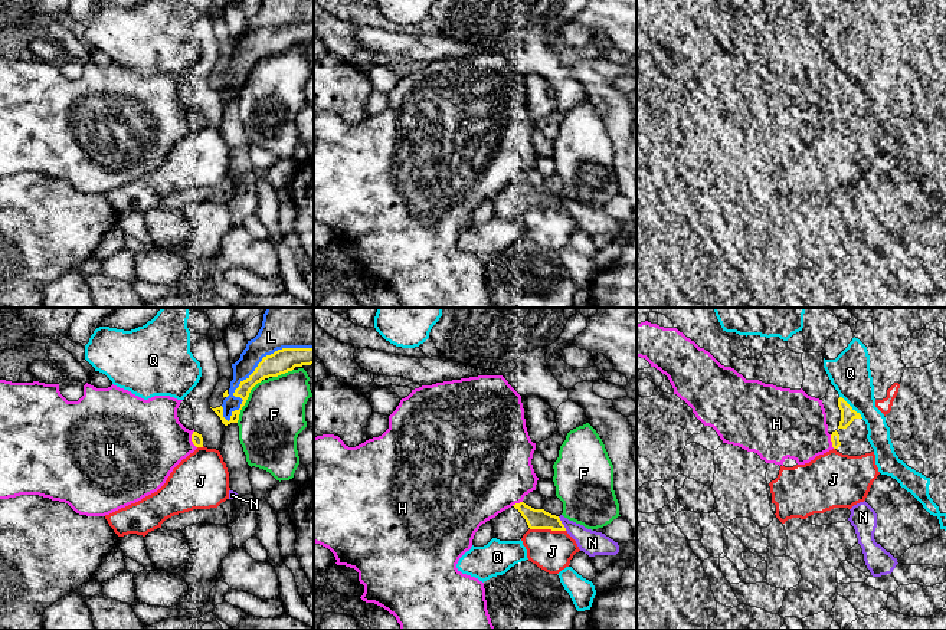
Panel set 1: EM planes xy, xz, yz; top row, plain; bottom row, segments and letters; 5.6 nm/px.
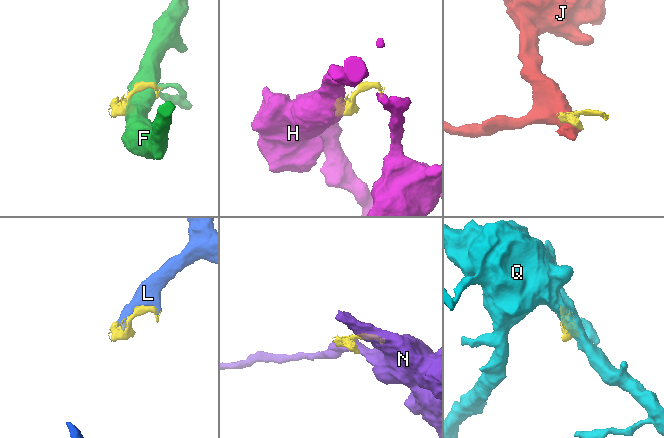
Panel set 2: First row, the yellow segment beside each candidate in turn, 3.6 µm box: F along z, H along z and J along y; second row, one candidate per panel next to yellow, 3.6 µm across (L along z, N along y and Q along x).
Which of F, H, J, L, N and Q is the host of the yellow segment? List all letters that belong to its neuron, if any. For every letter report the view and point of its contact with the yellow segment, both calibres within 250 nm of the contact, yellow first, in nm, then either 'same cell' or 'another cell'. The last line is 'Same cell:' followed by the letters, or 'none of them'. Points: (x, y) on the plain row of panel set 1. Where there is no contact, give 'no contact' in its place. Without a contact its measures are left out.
F: meets yellow in xy at (245, 79); 130 nm thick on the yellow side, 360 nm on the other; another cell
H: meets yellow in xy at (192, 117); 60 nm thick on the yellow side, 420 nm on the other; another cell
J: meets yellow in xz at (547, 206); 110 nm thick on the yellow side, 220 nm on the other; another cell
L: meets yellow in xy at (255, 48); 140 nm thick on the yellow side, 160 nm on the other; same cell
N: meets yellow in xz at (562, 202); 110 nm thick on the yellow side, 140 nm on the other; another cell
Q: meets yellow in yz at (850, 84); 80 nm thick on the yellow side, 220 nm on the other; another cell
Same cell: L

